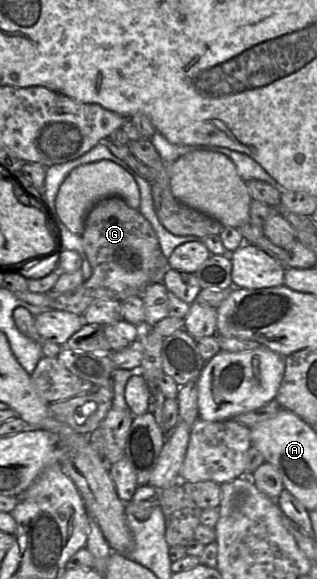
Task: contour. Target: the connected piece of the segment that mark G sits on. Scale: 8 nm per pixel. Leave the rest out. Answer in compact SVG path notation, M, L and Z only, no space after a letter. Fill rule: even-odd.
M108 197L97 202L87 214L84 230L81 234L82 246L92 268L88 280L77 288L67 292L49 291L49 308L82 315L94 301L112 299L122 301L131 296L141 296L146 287L153 283L157 269L169 269L168 260L160 249L159 241L150 222L120 197Z

